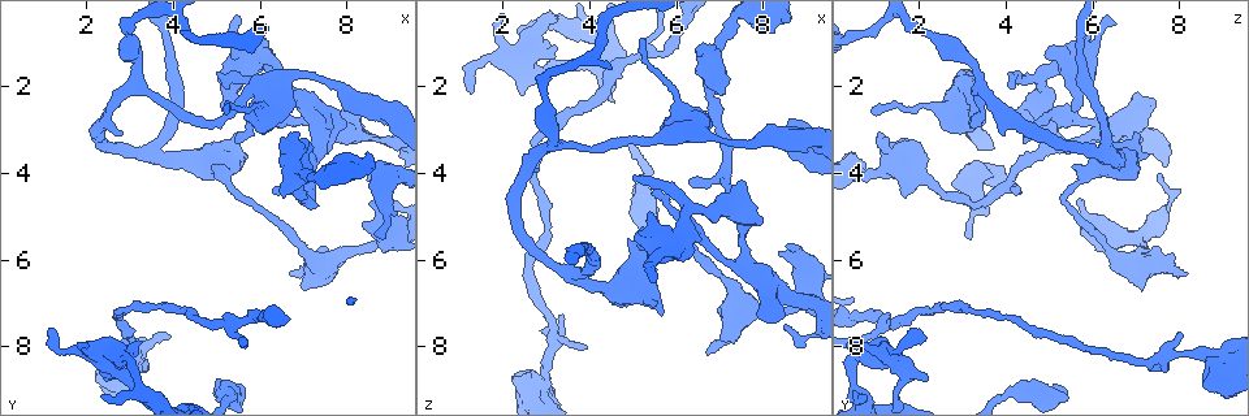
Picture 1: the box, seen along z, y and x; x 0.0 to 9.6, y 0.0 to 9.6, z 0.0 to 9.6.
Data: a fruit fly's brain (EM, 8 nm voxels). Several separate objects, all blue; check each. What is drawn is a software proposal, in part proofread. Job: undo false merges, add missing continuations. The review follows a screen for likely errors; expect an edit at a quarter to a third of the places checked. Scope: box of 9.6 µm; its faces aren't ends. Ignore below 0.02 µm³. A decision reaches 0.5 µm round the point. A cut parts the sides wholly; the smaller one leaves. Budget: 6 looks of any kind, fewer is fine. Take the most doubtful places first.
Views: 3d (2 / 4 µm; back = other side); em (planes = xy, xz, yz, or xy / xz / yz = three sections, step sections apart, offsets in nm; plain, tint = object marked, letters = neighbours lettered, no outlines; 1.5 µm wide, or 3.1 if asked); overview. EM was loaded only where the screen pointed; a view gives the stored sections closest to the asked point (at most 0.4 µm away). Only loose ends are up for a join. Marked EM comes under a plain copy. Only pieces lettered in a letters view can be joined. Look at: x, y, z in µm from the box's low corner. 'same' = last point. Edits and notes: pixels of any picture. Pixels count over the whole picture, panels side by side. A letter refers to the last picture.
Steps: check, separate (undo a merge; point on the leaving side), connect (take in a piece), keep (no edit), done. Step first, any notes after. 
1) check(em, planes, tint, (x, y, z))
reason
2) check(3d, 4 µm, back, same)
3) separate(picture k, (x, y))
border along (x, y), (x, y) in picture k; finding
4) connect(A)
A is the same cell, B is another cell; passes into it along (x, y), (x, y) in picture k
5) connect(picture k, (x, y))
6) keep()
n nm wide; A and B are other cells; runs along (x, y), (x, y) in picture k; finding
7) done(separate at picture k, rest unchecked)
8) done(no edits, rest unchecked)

check(em, planes, letters, (8.70, 5.45, 3.10))
branch stops here

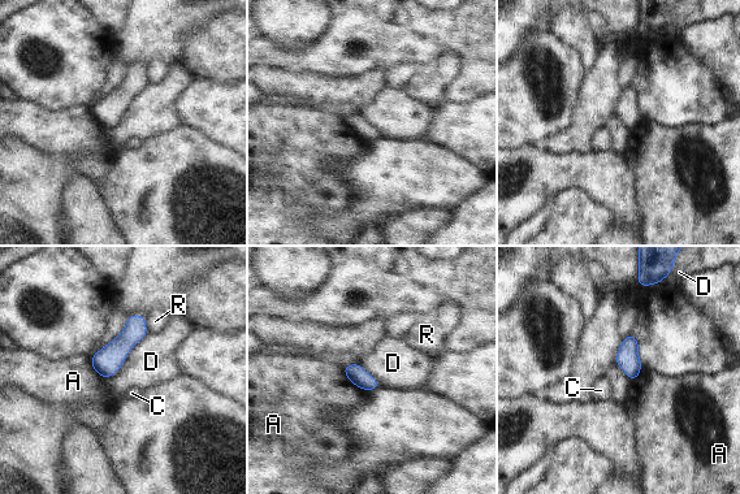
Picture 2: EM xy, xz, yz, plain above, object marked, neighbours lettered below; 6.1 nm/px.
keep()
A, C, D and R are other cells; no lettered piece goes on from it

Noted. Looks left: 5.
check(3d, 4 µm, (5.05, 1.70, 4.05))

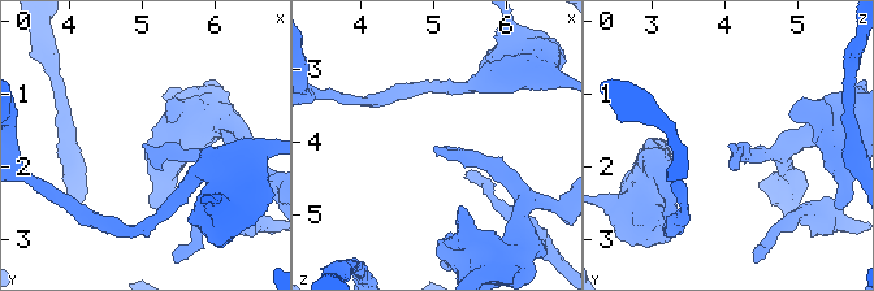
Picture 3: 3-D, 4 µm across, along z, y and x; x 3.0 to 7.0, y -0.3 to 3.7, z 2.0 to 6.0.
check(em, xz, step 8, tint, (5.05, 1.70, 4.05))
need the tissue

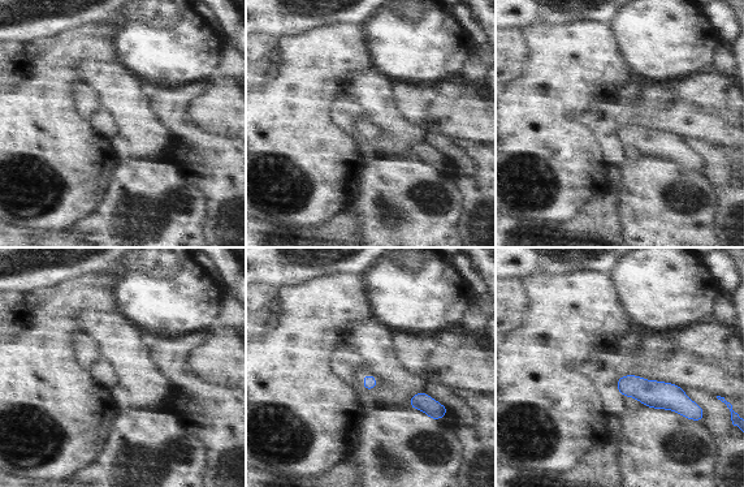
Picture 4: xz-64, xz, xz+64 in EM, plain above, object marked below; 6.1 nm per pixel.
check(em, planes, letters, same)
cut it another way

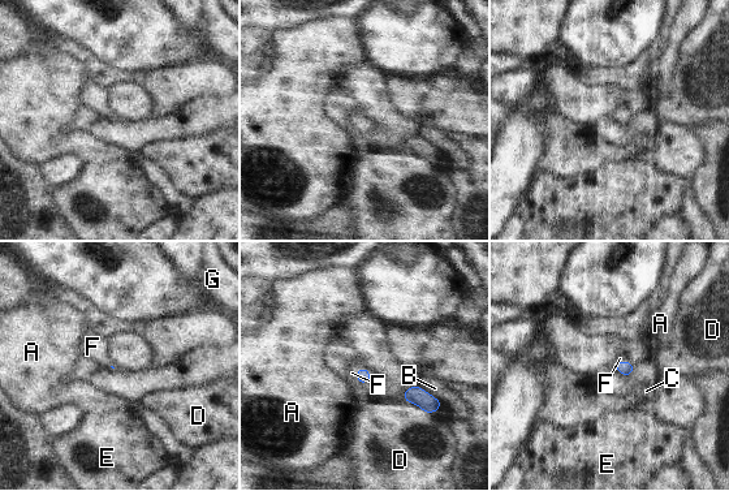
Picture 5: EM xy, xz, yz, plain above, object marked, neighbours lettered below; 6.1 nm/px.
connect(F)
F is the same cell, A, B, C, D, E and G are other cells; passes into it along (363, 375), (357, 373), (352, 373) in picture 5; the cell continues

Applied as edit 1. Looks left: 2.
check(em, yz, step 4, tint, (6.20, 1.40, 5.50))
a fork

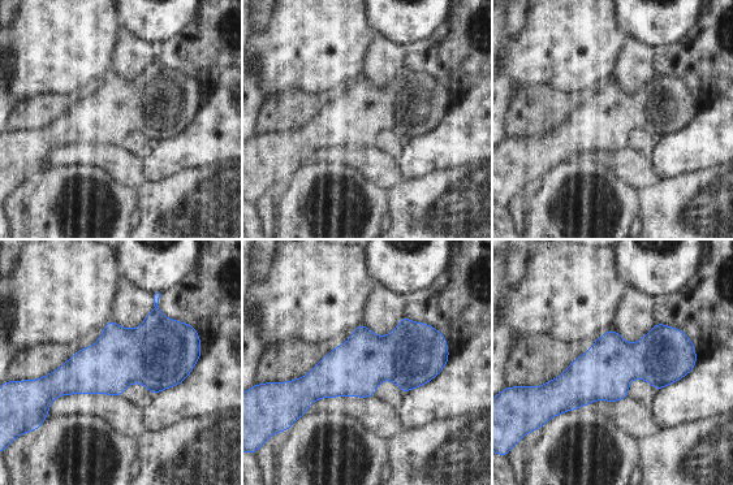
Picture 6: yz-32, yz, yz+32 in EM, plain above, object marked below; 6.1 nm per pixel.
check(em, planes, letters, same)
cut it another way

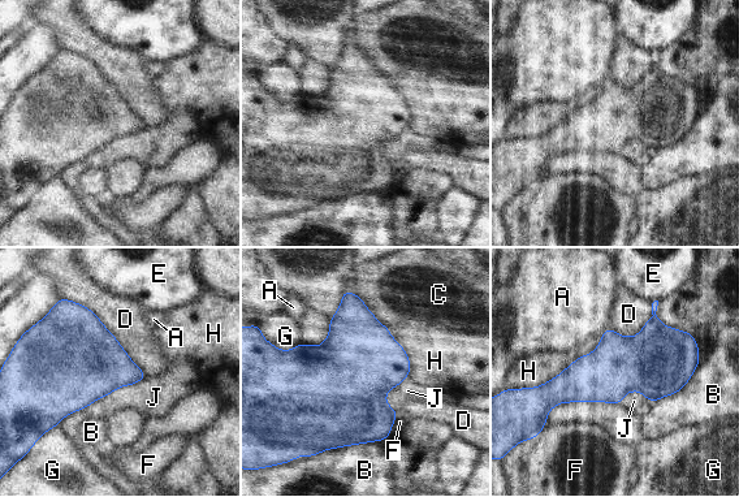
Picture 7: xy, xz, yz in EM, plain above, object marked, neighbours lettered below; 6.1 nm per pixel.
keep()
360 nm wide; D touches over 700 nm; A, B, C, D, E, F, G, H and J are other cells; continuous, no second cell

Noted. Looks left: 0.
done(connect at picture 5, rest unchecked)

